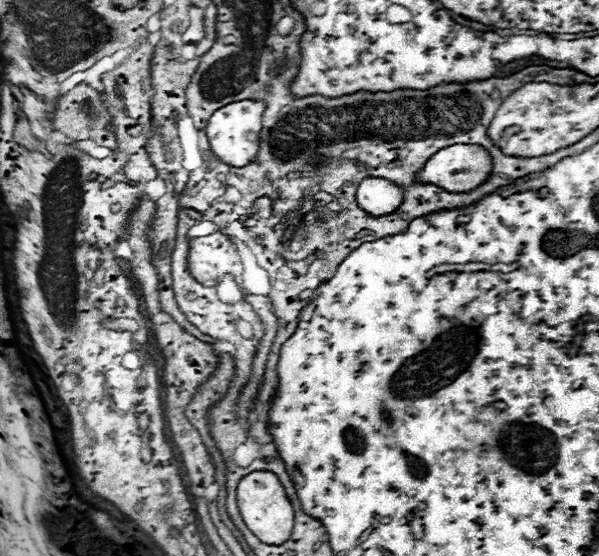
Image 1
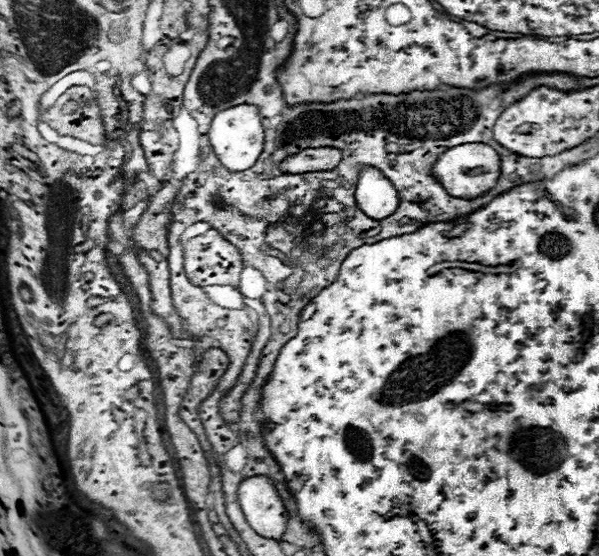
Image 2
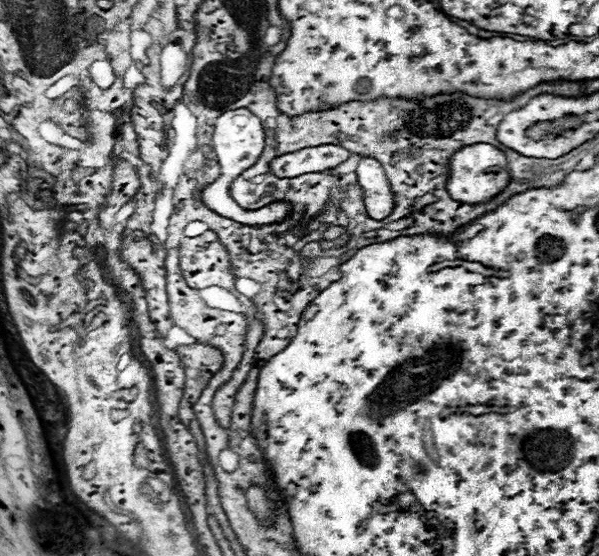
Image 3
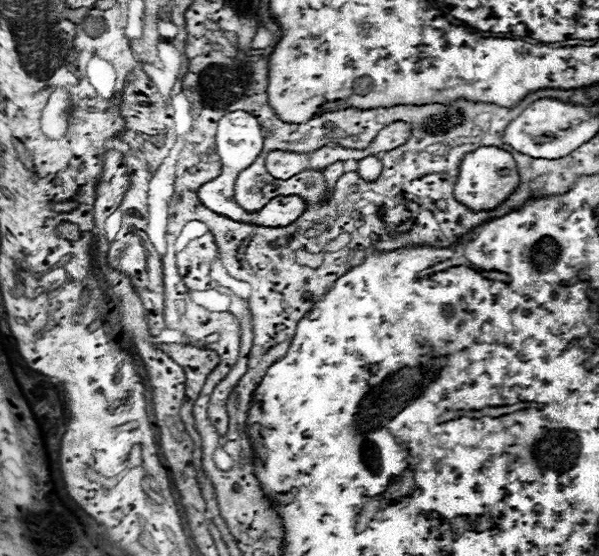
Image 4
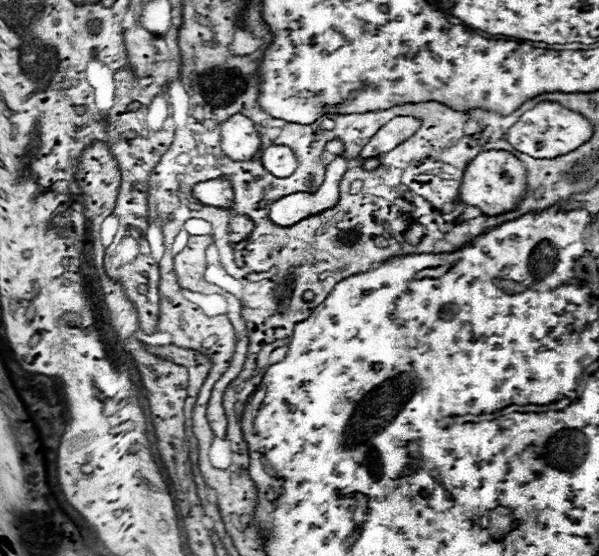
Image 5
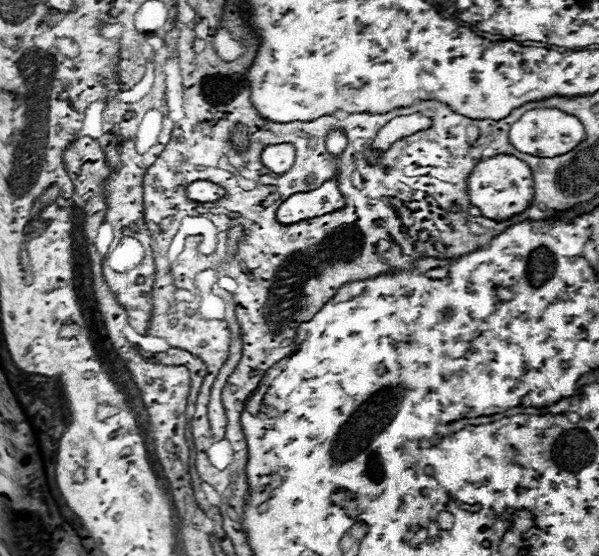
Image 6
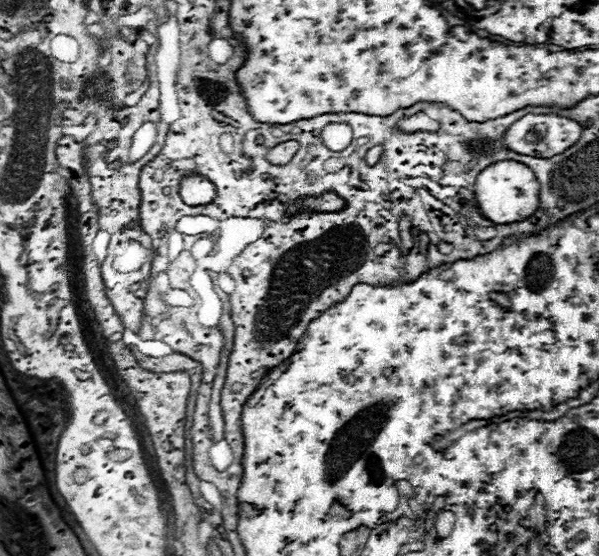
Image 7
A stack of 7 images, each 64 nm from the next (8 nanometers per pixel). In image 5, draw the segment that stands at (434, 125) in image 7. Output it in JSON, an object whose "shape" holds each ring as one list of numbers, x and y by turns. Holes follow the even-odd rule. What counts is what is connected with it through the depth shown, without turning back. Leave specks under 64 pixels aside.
{"shape":[[398,116,394,120,390,120,386,126,382,126,372,140,366,144,366,148,362,148,360,158,370,158,362,162,364,170,376,170,380,166,380,160,374,156,386,154,392,148,396,148,396,144,402,144,404,140,408,140,416,130,418,130,420,122,412,116]]}

